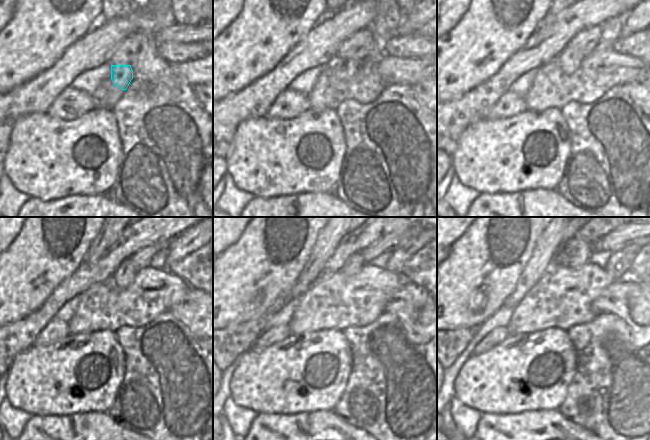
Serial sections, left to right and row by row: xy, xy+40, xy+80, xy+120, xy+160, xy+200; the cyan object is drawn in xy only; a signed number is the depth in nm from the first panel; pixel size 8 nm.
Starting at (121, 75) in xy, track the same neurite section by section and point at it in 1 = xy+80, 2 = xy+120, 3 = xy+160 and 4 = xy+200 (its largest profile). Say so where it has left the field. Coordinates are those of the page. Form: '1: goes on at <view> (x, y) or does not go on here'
1: goes on at xy+80 (570, 59)
2: goes on at xy+120 (124, 275)
3: goes on at xy+160 (354, 263)
4: goes on at xy+200 (574, 253)

